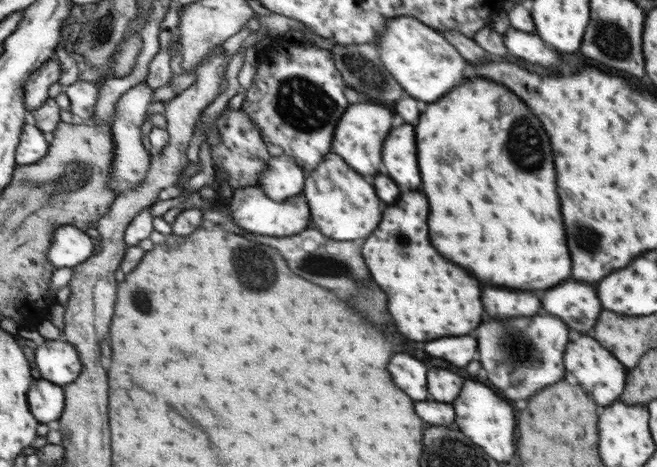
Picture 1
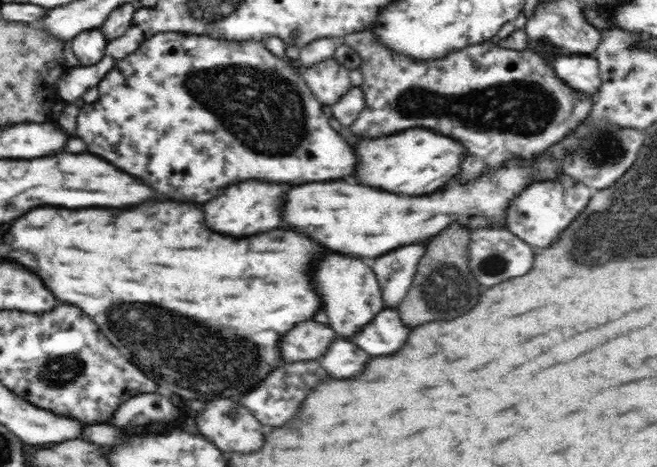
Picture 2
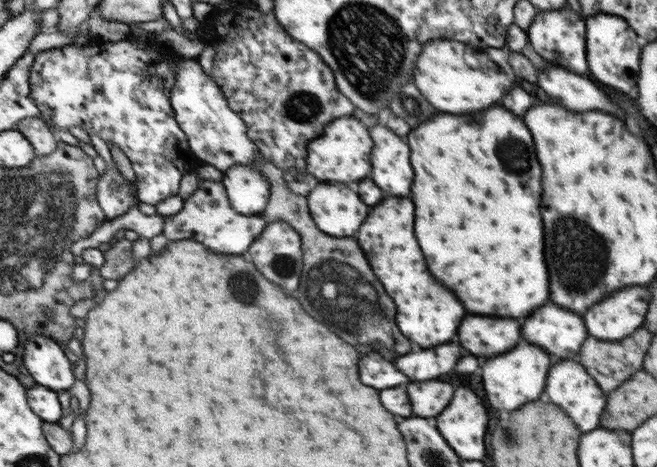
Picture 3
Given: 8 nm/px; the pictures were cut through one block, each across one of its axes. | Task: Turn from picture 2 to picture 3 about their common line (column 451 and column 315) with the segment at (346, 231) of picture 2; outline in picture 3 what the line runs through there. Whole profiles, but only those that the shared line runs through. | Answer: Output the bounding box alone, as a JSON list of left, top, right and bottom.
[307,183,367,237]

